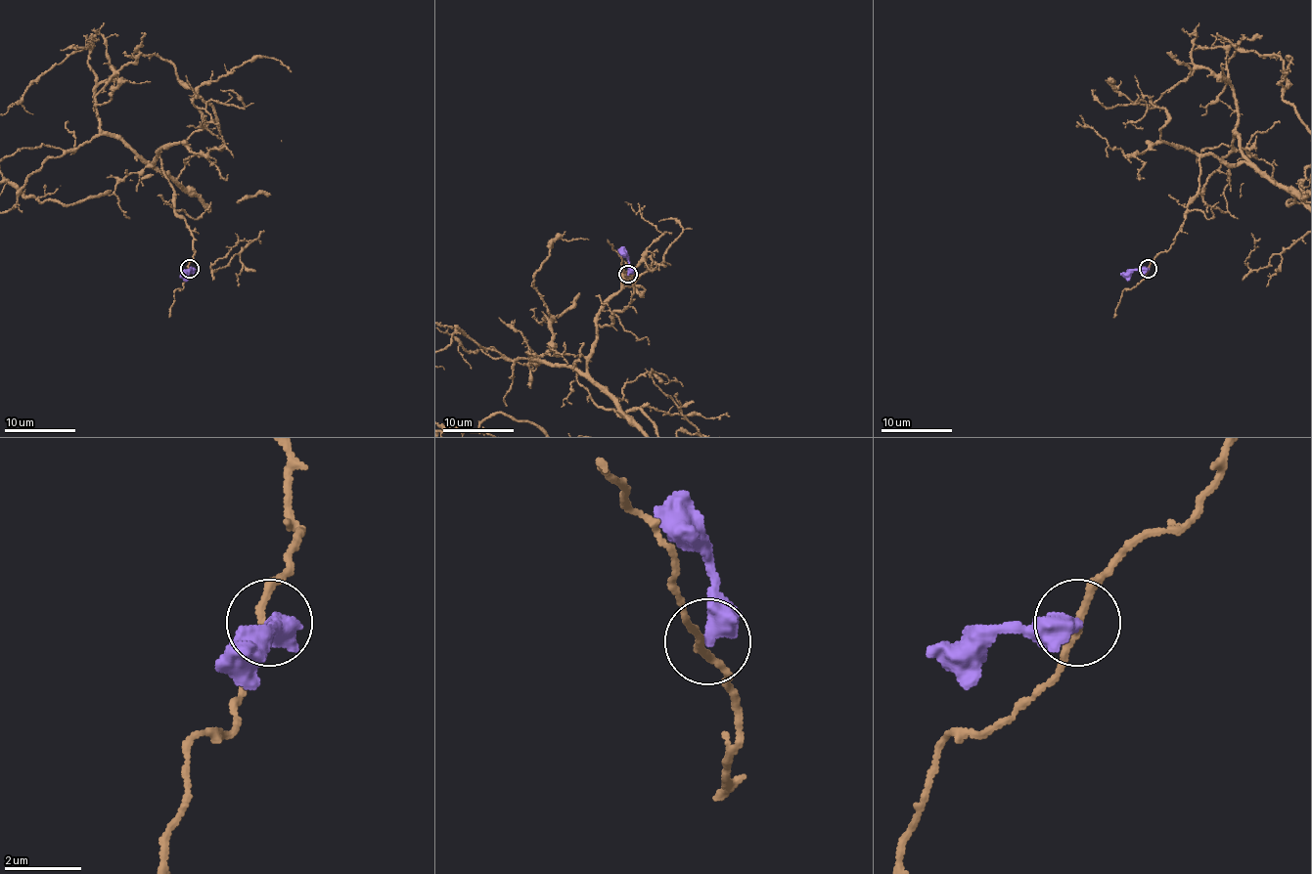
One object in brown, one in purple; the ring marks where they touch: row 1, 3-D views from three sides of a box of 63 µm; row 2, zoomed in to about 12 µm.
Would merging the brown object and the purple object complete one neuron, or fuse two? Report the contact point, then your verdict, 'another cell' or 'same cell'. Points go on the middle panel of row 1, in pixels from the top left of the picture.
at (627, 274); another cell

